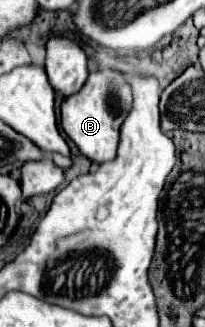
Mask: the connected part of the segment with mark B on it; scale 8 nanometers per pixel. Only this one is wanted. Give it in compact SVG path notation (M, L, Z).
M95 70L89 74L87 84L61 104L61 126L65 134L77 144L83 156L95 164L105 164L117 158L119 126L123 124L131 106L131 88L123 80L121 72Z

